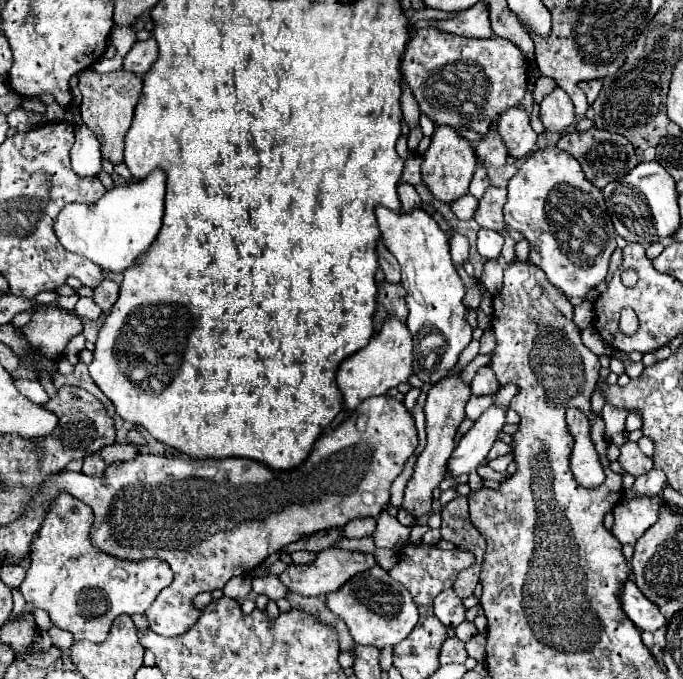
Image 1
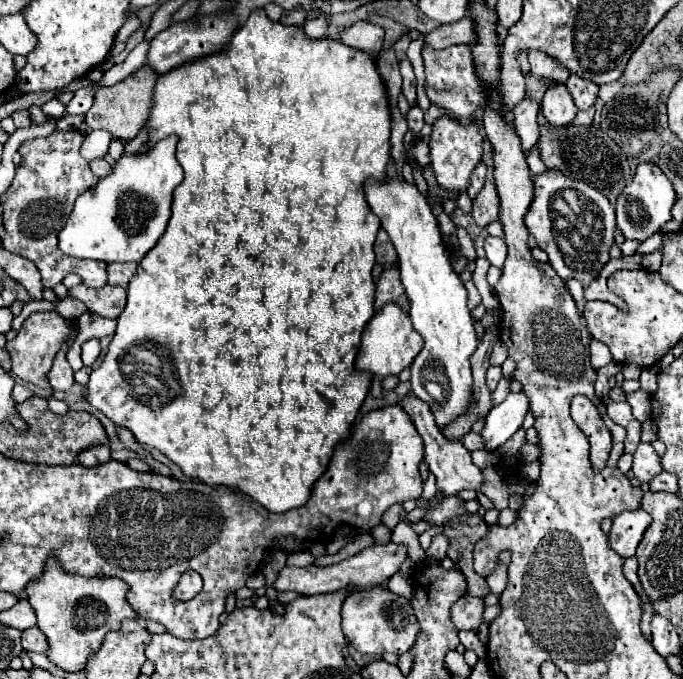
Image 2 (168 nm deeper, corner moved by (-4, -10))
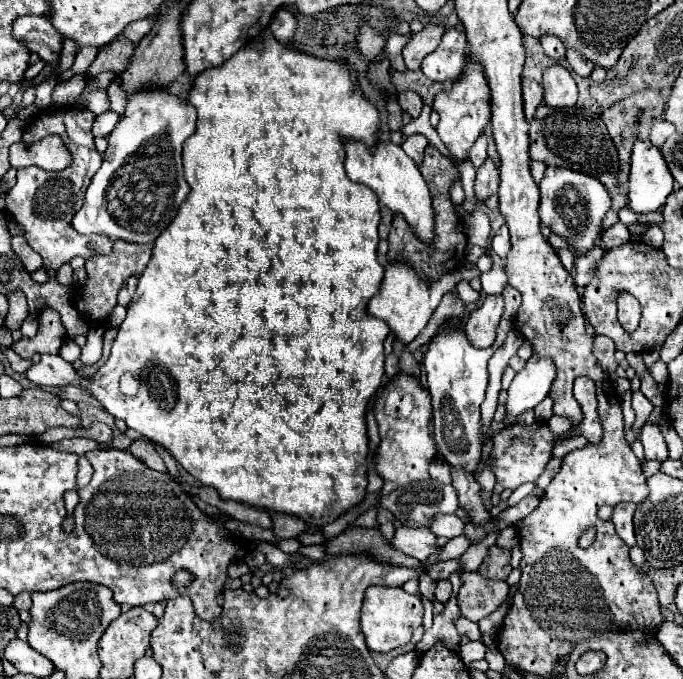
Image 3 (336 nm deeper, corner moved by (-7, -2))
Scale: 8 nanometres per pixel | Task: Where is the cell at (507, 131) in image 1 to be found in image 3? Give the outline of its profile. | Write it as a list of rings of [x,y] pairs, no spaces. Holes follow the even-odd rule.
[[[523,78],[523,108],[527,120],[533,120],[533,112],[537,110],[541,100],[543,100],[541,86],[531,78]]]

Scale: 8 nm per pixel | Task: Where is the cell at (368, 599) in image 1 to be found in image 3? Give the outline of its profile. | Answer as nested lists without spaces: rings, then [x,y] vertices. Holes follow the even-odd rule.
[[[371,586],[365,592],[363,608],[361,608],[361,632],[365,636],[365,644],[369,650],[387,654],[399,646],[405,646],[413,630],[423,622],[423,602],[415,594],[407,594],[403,588],[393,586]]]

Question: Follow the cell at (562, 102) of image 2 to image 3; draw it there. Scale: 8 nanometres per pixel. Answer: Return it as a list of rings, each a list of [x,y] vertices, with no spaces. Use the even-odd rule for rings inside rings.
[[[553,64],[543,72],[543,100],[553,108],[575,106],[577,84],[565,66]]]

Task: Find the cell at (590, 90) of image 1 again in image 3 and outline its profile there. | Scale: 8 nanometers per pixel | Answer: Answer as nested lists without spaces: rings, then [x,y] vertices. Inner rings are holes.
[[[569,50],[567,52],[567,60],[569,60],[569,64],[571,64],[571,68],[579,74],[579,76],[583,76],[583,78],[587,78],[589,74],[591,74],[591,70],[595,68],[595,64],[591,62],[591,60],[587,60],[581,52],[577,52],[577,50]]]

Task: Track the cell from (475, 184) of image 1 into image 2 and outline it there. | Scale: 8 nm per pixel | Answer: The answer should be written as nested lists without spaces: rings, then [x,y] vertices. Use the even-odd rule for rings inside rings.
[[[480,162],[478,170],[476,170],[474,178],[472,178],[472,184],[470,184],[470,188],[468,188],[468,196],[470,196],[472,200],[474,200],[474,198],[478,196],[478,192],[484,188],[484,182],[486,182],[486,166]]]

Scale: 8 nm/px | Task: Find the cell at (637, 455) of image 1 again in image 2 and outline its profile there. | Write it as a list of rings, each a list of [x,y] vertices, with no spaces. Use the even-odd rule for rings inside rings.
[[[644,442],[638,444],[638,450],[634,452],[632,472],[634,472],[634,478],[638,478],[640,482],[648,482],[658,472],[662,472],[662,468],[660,468],[660,456],[652,448],[652,444],[644,444]]]

